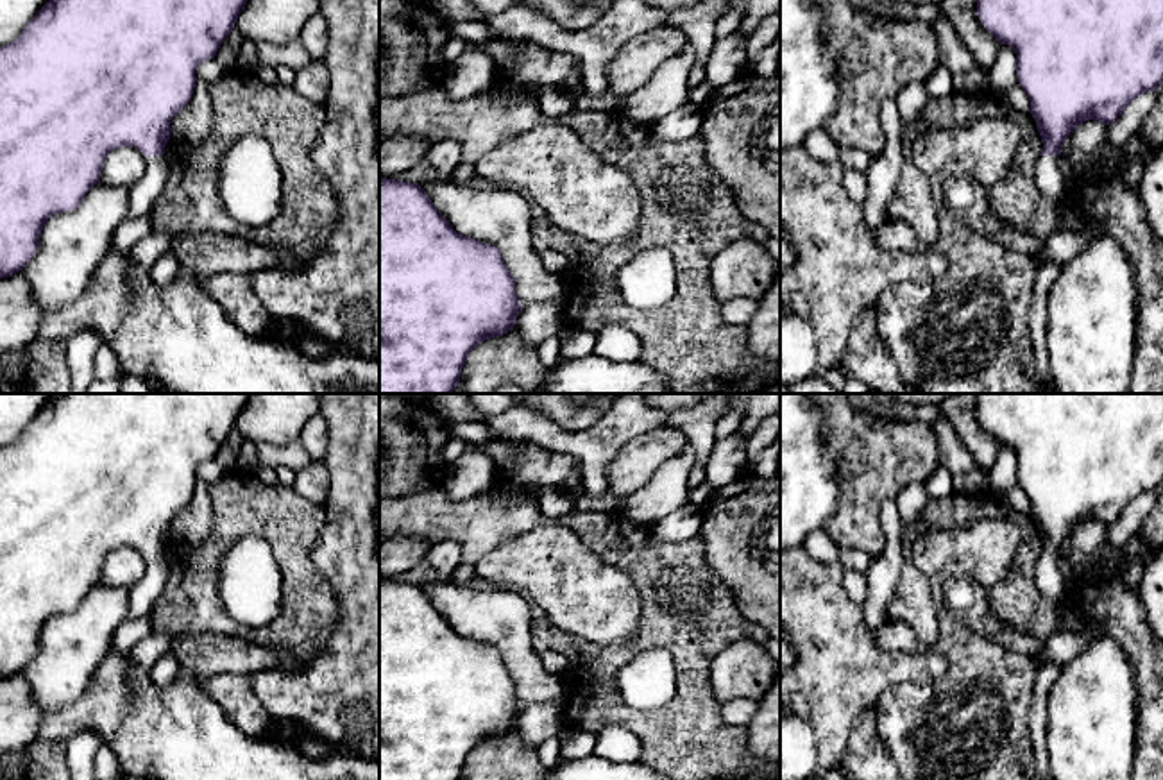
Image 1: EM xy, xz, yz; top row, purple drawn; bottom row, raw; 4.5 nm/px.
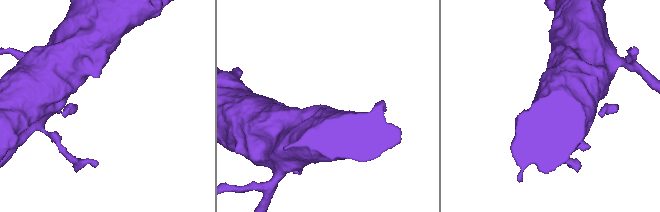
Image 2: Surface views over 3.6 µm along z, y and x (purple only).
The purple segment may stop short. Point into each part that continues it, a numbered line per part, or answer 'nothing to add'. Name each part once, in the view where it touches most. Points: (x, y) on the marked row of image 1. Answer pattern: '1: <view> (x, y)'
1: xy (142, 195)

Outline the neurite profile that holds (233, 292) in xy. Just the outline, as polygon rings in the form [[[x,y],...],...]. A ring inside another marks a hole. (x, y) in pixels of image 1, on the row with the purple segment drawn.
[[[250,274],[193,276],[193,279],[243,333],[268,336],[274,318],[258,299]]]

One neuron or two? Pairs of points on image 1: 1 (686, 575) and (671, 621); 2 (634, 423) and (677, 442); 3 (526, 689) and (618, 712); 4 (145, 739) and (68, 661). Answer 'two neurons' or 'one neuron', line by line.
1: one neuron
2: two neurons
3: two neurons
4: two neurons

